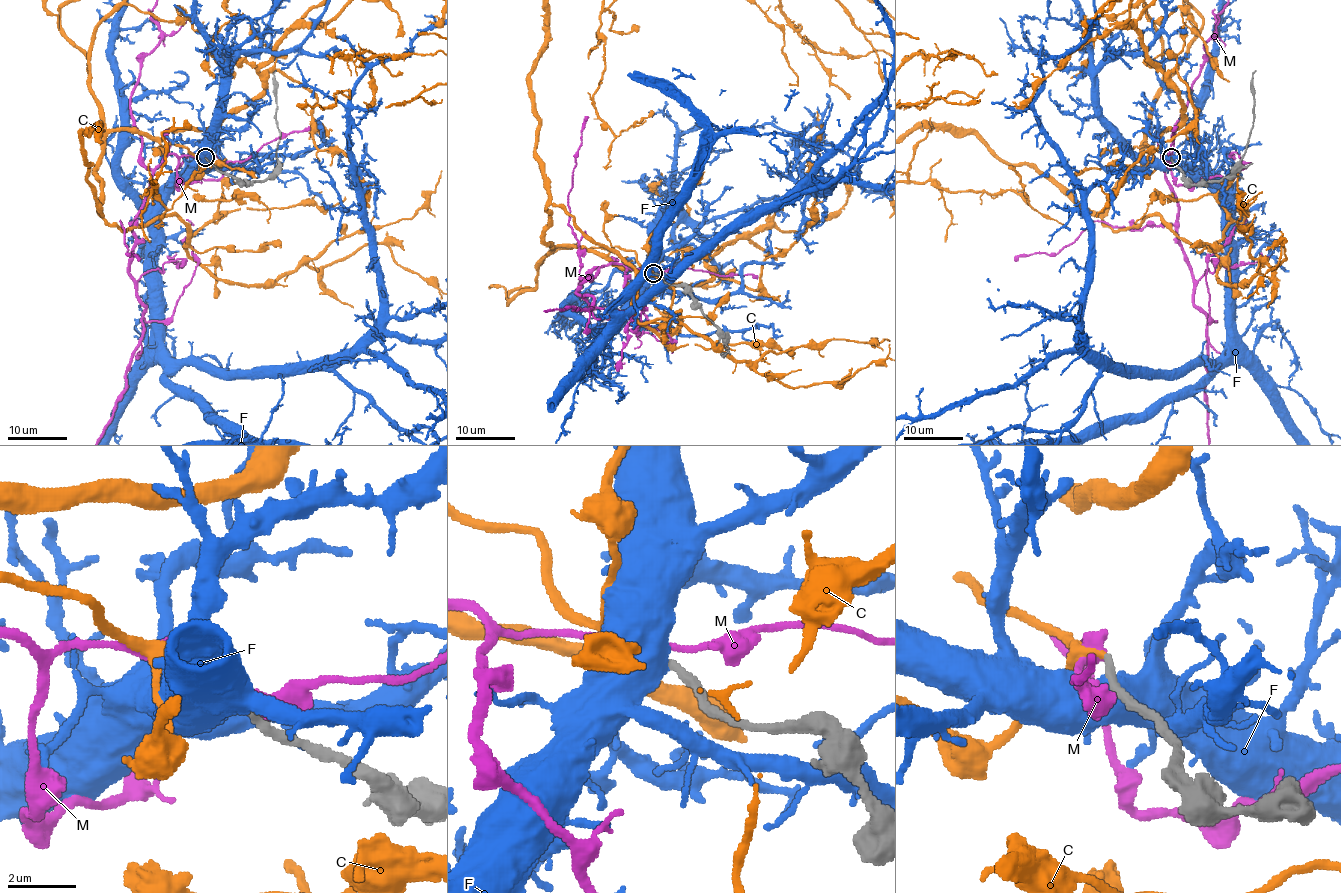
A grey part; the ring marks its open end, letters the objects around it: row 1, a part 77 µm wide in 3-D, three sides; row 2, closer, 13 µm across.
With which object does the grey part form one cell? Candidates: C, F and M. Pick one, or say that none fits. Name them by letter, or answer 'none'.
C

